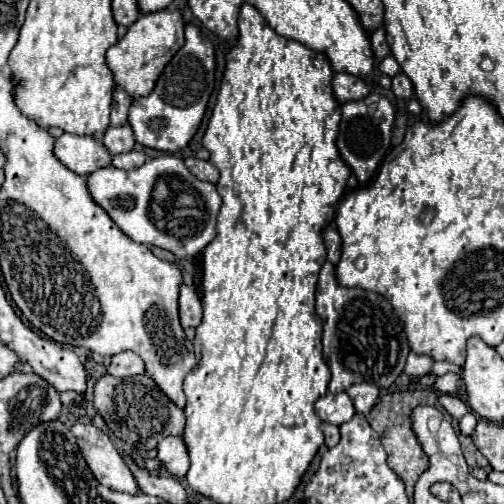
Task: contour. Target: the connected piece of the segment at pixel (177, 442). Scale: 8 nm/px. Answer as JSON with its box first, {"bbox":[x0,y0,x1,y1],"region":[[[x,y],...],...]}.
{"bbox":[158,436,190,478],"region":[[[166,436],[158,444],[158,460],[164,462],[166,470],[176,478],[184,478],[190,468],[190,454],[182,436]]]}

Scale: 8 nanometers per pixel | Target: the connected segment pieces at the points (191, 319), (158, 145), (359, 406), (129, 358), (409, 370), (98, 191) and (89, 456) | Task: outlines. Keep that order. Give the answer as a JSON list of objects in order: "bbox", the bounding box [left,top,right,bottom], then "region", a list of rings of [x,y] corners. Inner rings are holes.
[{"bbox":[180,284,202,328],"region":[[[186,284],[180,286],[180,322],[182,328],[196,328],[202,320],[202,304],[198,294]]]},{"bbox":[128,24,214,152],"region":[[[188,24],[186,44],[168,62],[152,94],[146,98],[132,100],[128,124],[132,126],[136,142],[140,142],[146,148],[162,152],[176,152],[184,148],[202,122],[212,90],[214,90],[214,46],[200,34],[200,30],[194,24]]]},{"bbox":[346,382,380,414],"region":[[[366,382],[350,386],[346,392],[348,392],[348,396],[352,398],[356,412],[362,412],[362,414],[368,414],[368,412],[372,410],[372,406],[376,404],[378,396],[380,396],[378,386],[374,386],[374,384],[366,384]]]},{"bbox":[108,352,144,376],"region":[[[120,352],[116,356],[112,356],[112,362],[108,366],[108,374],[112,376],[136,376],[136,374],[144,374],[144,360],[134,354],[134,352]]]},{"bbox":[404,352,434,378],"region":[[[410,352],[408,362],[406,362],[406,366],[404,366],[404,372],[406,372],[408,376],[416,376],[416,378],[428,376],[428,374],[432,374],[432,364],[434,364],[434,360],[432,360],[430,356]]]},{"bbox":[86,154,222,258],"region":[[[162,154],[134,170],[118,170],[114,166],[102,168],[92,172],[86,178],[86,184],[90,196],[108,212],[108,216],[118,224],[118,228],[134,242],[170,250],[178,258],[190,258],[202,252],[216,238],[216,218],[222,200],[216,192],[216,186],[212,182],[200,182],[194,174],[190,174],[182,158],[176,158],[172,154]]]},{"bbox":[72,422,136,494],"region":[[[78,422],[72,426],[72,434],[78,440],[80,452],[88,468],[102,486],[126,494],[136,494],[136,480],[130,468],[126,466],[120,452],[114,448],[112,440],[102,430]]]}]

